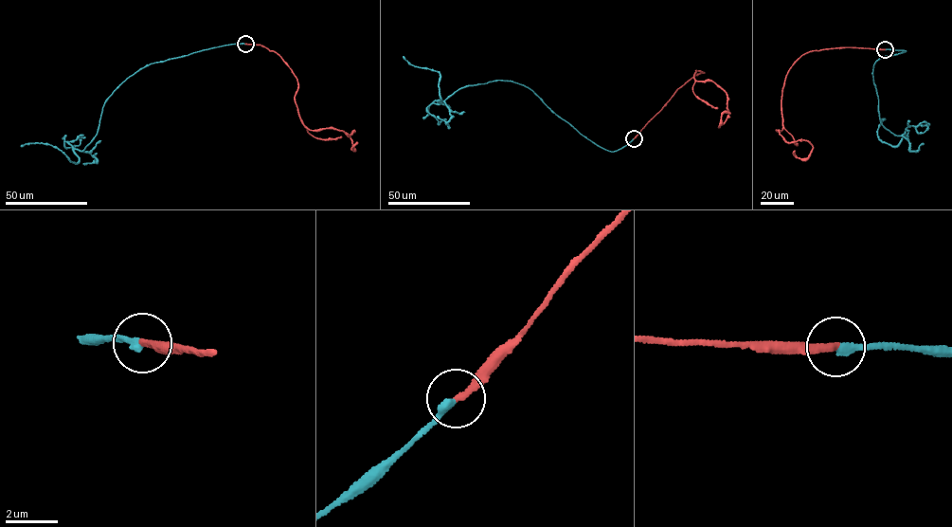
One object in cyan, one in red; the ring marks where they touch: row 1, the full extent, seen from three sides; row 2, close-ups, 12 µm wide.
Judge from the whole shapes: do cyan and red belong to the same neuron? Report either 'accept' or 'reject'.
accept

